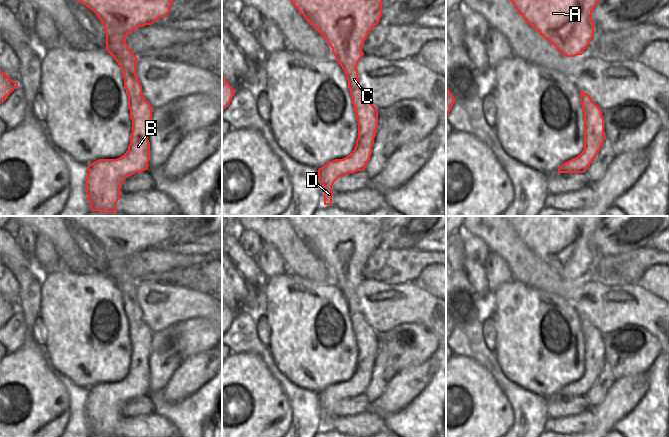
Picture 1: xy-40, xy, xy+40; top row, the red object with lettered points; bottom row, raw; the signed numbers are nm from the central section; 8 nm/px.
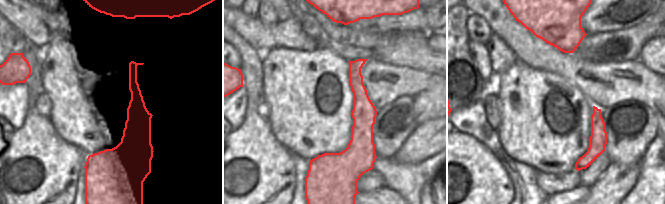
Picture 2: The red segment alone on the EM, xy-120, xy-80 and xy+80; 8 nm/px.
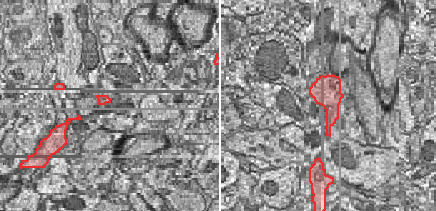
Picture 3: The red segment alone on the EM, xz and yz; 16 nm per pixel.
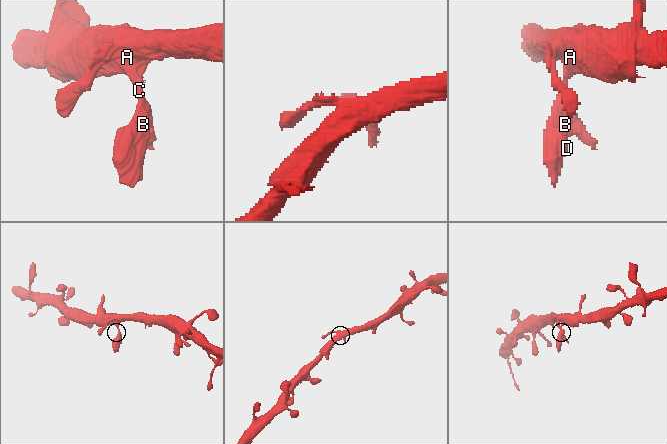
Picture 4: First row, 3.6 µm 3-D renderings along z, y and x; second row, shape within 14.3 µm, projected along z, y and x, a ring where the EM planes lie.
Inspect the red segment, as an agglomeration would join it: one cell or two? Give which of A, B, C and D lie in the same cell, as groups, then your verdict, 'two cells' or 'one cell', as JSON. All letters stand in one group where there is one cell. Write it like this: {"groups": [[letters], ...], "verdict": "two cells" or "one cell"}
{"groups": [["A", "B", "C", "D"]], "verdict": "one cell"}

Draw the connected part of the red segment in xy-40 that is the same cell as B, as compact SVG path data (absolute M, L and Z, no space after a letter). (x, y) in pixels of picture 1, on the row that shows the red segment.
M78 0L91 9L100 19L106 32L106 50L116 60L122 70L124 88L128 96L128 108L132 120L132 132L128 150L117 159L99 159L88 165L86 194L92 211L117 213L116 204L122 194L120 188L124 180L148 169L150 160L150 124L153 108L142 94L142 86L136 74L138 58L126 44L126 36L133 30L152 25L170 12L173 0Z

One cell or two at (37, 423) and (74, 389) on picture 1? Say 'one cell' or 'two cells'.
two cells

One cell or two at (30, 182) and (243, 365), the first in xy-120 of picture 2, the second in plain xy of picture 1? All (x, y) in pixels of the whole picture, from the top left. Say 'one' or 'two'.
one

